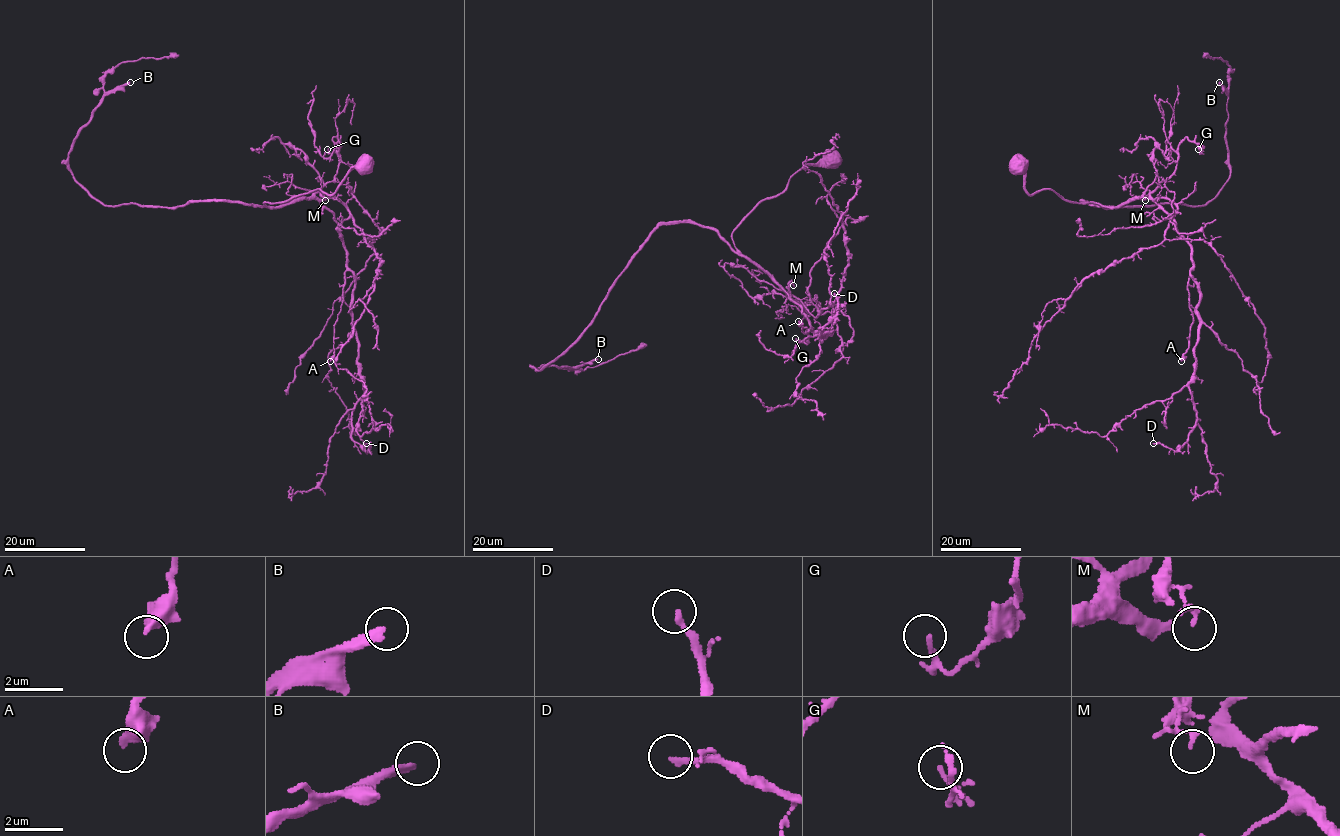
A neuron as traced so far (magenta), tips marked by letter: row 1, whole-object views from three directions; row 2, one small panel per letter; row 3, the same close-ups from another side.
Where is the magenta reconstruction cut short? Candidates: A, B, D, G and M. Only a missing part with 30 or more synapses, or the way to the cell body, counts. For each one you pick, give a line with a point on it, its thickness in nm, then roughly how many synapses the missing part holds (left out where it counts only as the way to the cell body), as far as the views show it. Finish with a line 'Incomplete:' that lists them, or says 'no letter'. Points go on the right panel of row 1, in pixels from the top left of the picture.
B: place (1219, 82); calibre 260 nm; 300 synapses
D: place (1153, 443); calibre 200 nm; 50 synapses
Incomplete: B, D

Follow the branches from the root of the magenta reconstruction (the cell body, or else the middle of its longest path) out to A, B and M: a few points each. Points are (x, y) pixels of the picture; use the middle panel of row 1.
A: (833, 158), (805, 164), (732, 234), (735, 247), (801, 308), (814, 332), (811, 327), (804, 332), (798, 321)
B: (833, 158), (763, 199), (732, 234), (735, 251), (709, 228), (662, 223), (593, 322), (536, 369), (598, 359)
M: (833, 158), (805, 164), (781, 192), (763, 199), (732, 234), (735, 247), (789, 298), (789, 285), (793, 285)

